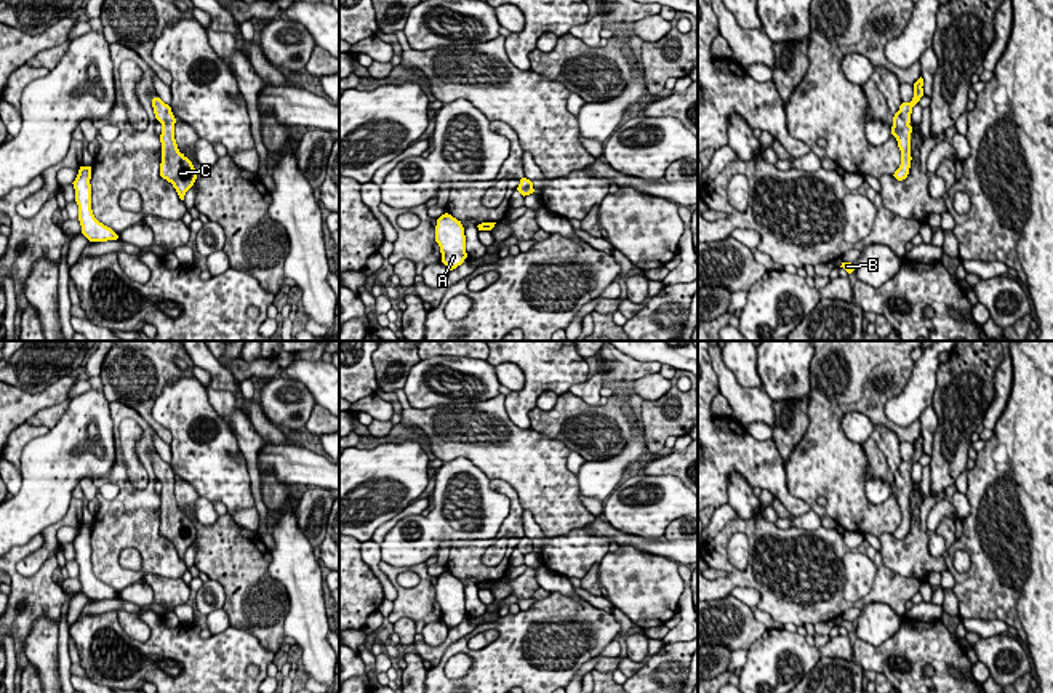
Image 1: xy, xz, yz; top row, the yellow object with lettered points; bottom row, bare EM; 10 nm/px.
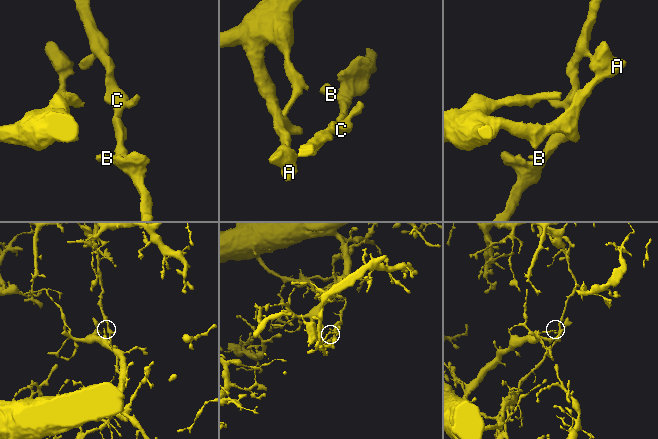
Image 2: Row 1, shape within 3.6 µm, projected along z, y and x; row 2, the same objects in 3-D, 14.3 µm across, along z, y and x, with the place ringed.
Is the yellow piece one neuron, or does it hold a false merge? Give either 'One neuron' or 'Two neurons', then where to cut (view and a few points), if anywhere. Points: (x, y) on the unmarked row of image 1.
One neuron. No split

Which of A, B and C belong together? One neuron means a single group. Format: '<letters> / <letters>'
A B C

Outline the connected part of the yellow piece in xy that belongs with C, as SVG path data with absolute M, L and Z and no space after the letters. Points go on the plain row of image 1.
M160 456L152 458L152 466L155 477L162 482L162 522L160 535L173 543L181 559L184 559L186 551L194 544L197 538L197 530L192 520L179 511L174 498L174 482L176 477L171 466L165 463Z

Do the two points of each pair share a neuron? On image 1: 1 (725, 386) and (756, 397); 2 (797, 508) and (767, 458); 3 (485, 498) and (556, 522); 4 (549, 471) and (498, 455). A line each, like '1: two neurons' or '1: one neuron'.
1: one neuron
2: one neuron
3: two neurons
4: one neuron

